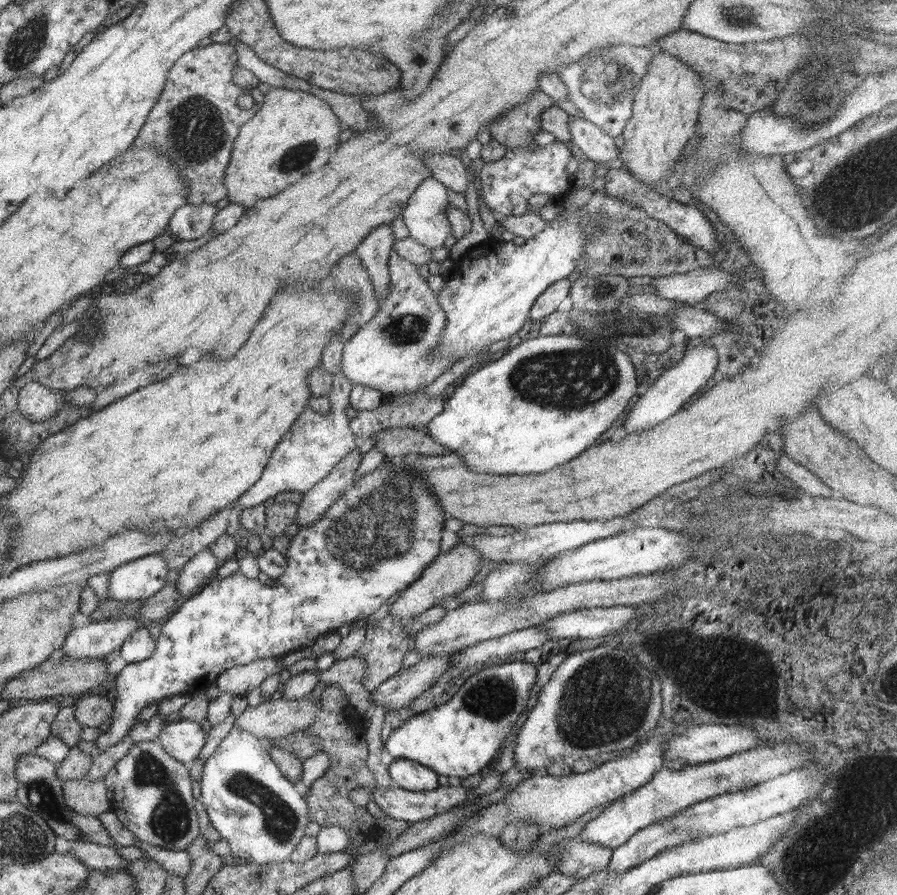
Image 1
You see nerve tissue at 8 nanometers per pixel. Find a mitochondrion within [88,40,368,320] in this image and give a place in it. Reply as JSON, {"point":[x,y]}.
{"point":[195,133]}

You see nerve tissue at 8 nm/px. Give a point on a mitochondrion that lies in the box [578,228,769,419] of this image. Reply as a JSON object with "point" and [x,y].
{"point":[607,289]}

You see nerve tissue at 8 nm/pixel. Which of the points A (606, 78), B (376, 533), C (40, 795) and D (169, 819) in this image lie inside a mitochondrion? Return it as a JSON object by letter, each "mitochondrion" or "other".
{"A":"mitochondrion","B":"mitochondrion","C":"mitochondrion","D":"mitochondrion"}

